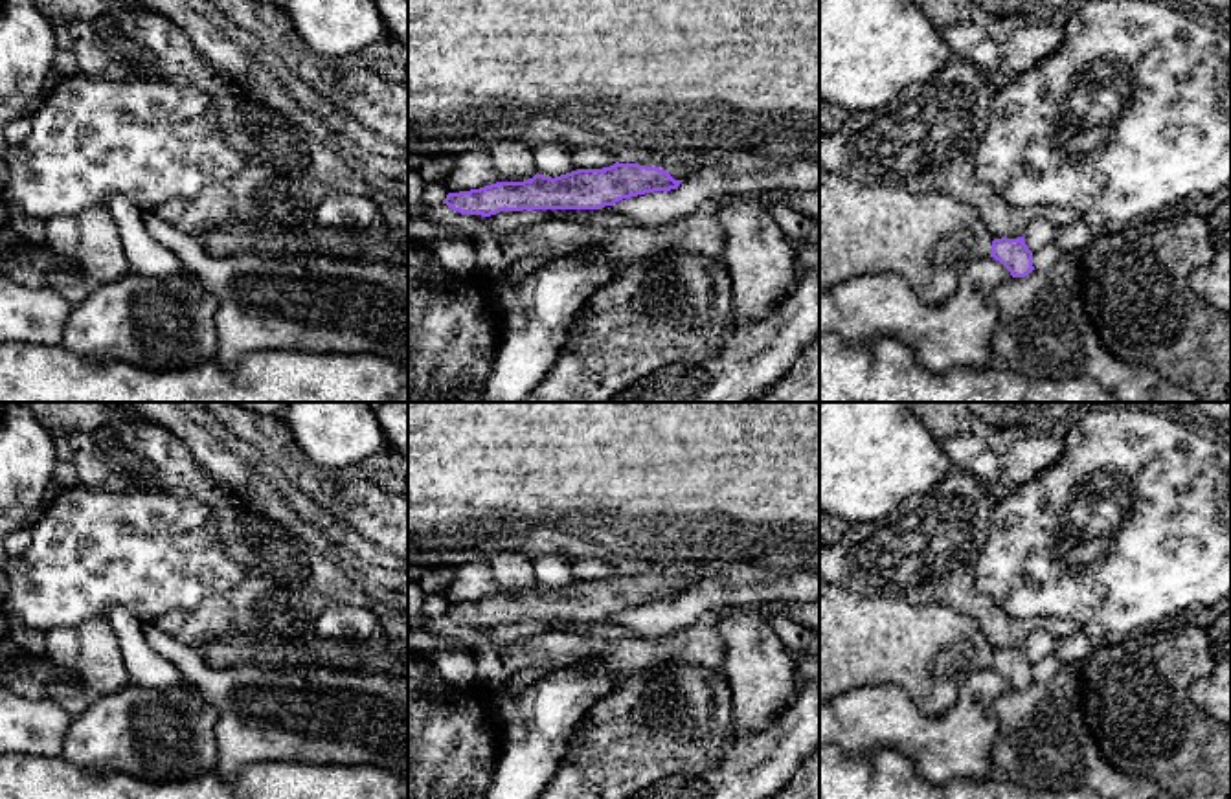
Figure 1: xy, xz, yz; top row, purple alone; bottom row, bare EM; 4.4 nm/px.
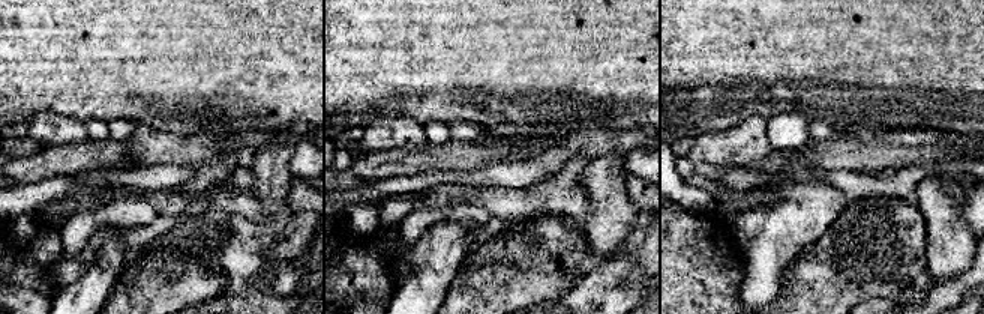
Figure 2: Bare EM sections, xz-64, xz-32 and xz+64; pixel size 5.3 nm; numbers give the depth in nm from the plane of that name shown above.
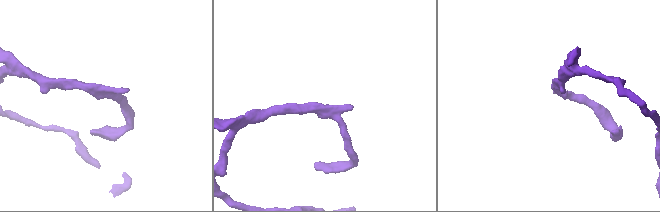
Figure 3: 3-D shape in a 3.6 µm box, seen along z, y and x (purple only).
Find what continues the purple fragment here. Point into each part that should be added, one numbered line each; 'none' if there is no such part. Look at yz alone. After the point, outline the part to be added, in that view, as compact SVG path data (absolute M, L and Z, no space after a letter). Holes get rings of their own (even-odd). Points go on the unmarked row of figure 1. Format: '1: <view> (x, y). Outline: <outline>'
1: yz (928, 651). Outline: M819 582L819 705L864 685L898 685L926 716L939 718L963 681L990 667L992 652L981 626L946 604L913 606Z

